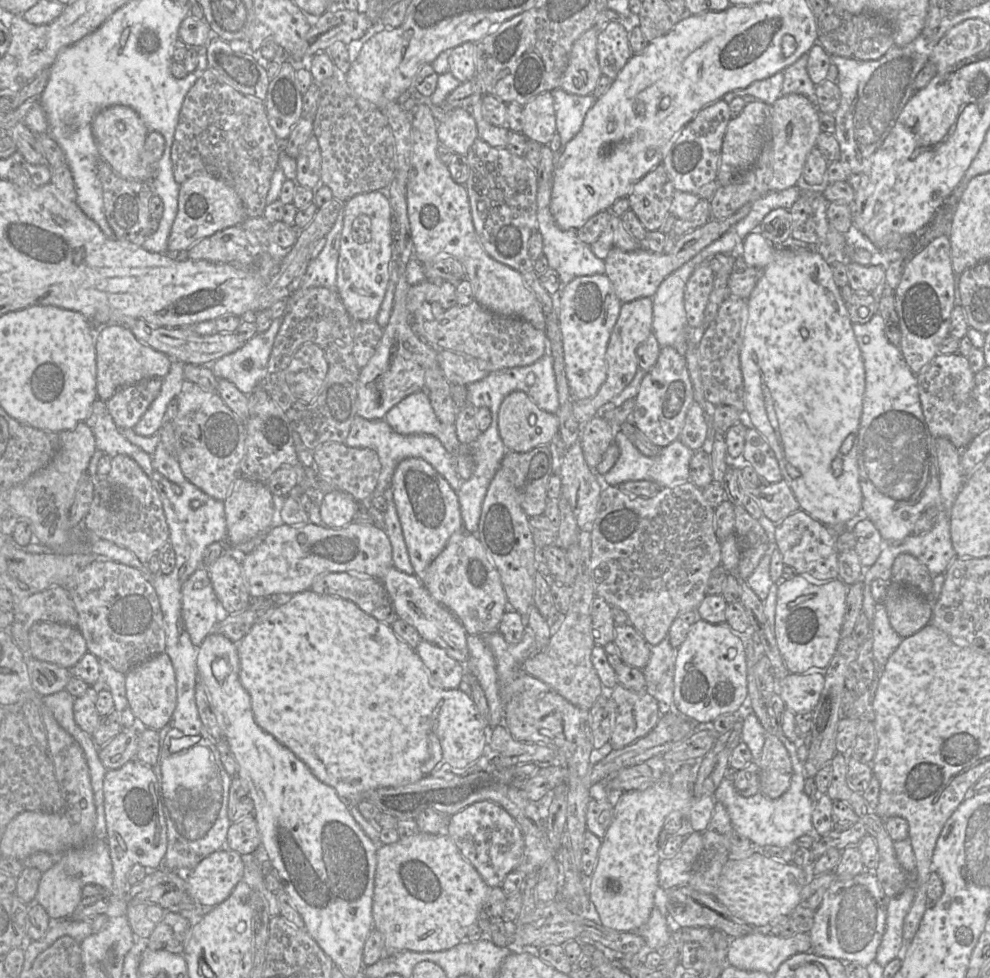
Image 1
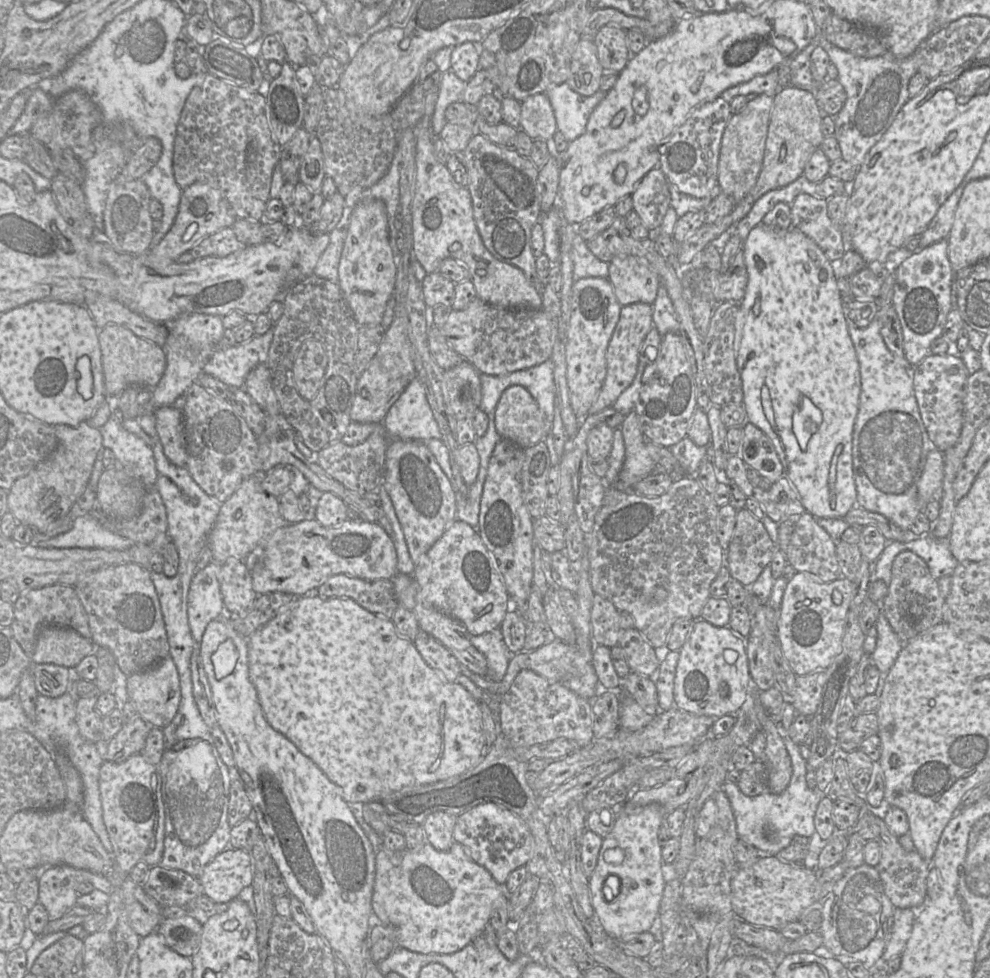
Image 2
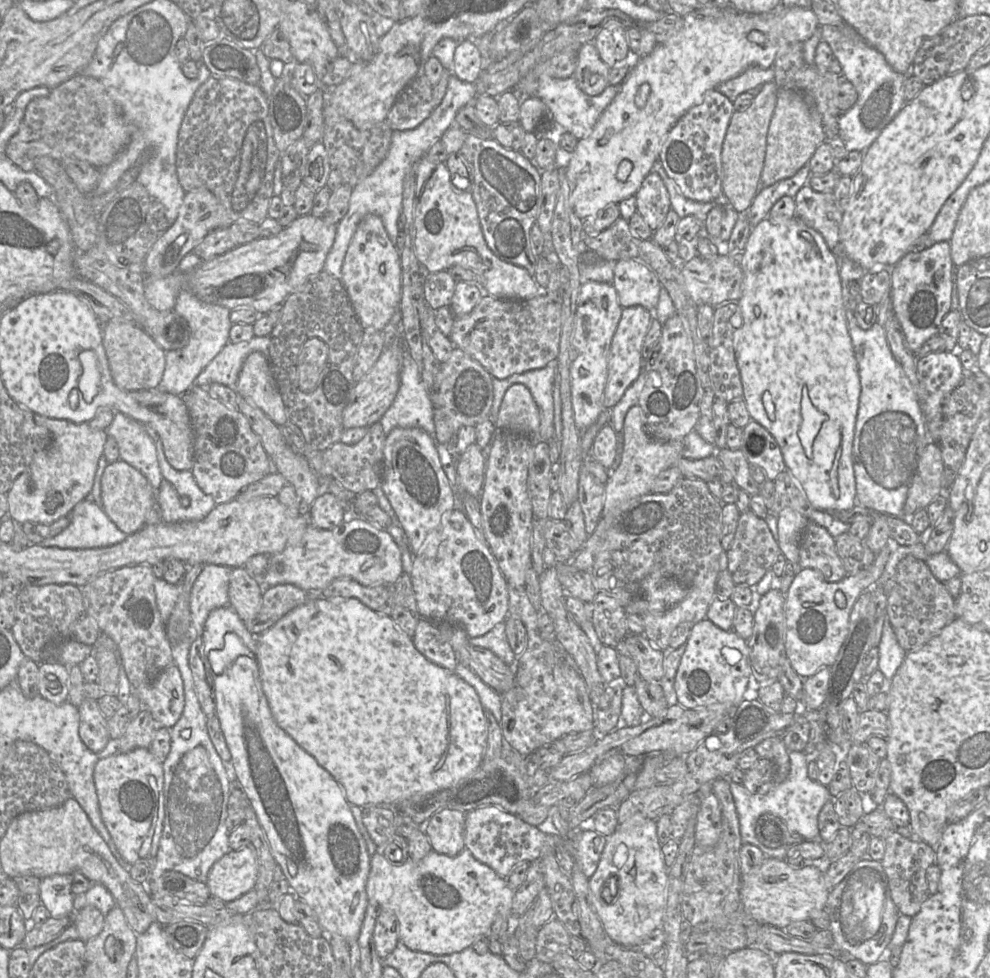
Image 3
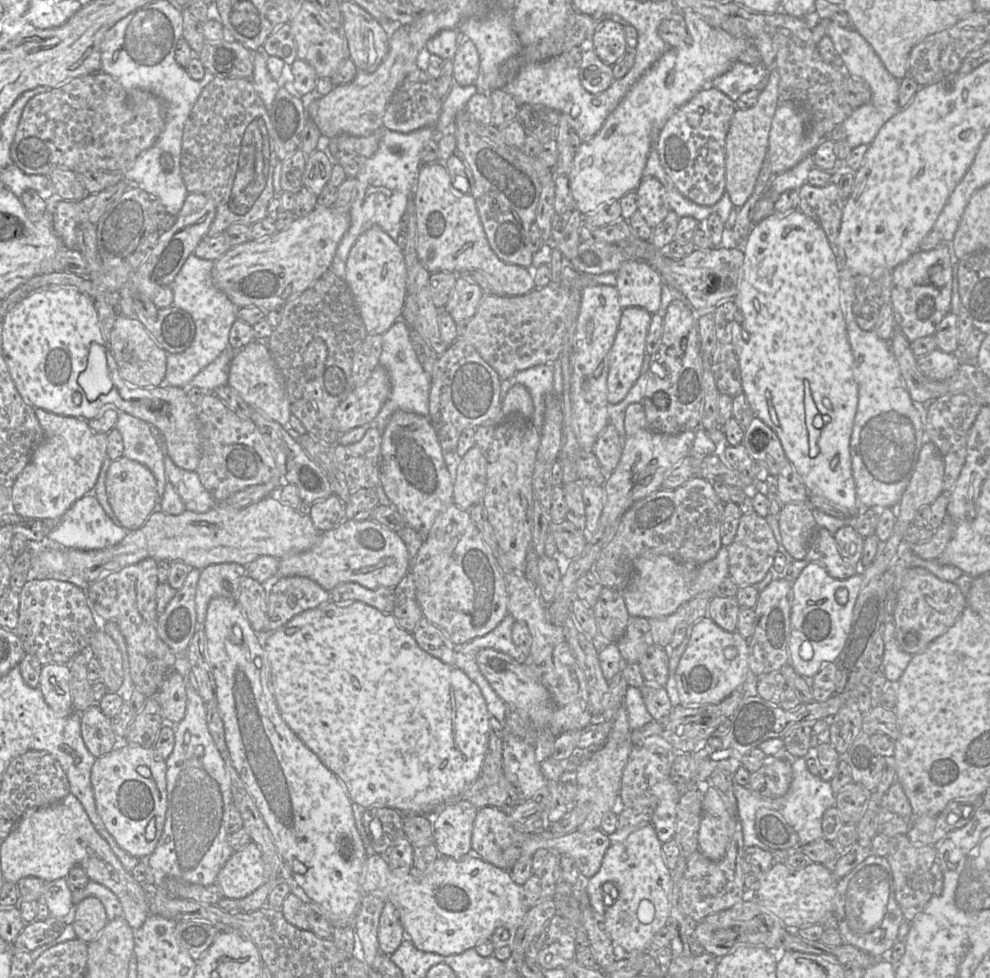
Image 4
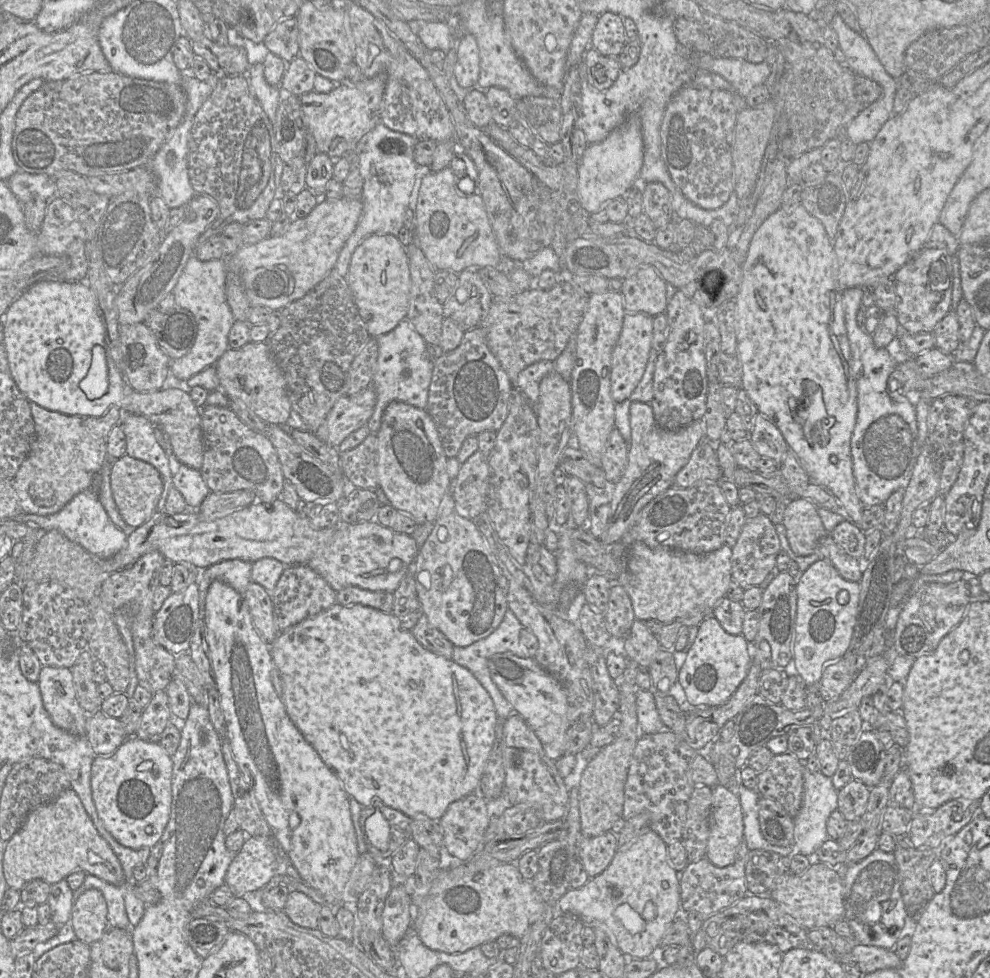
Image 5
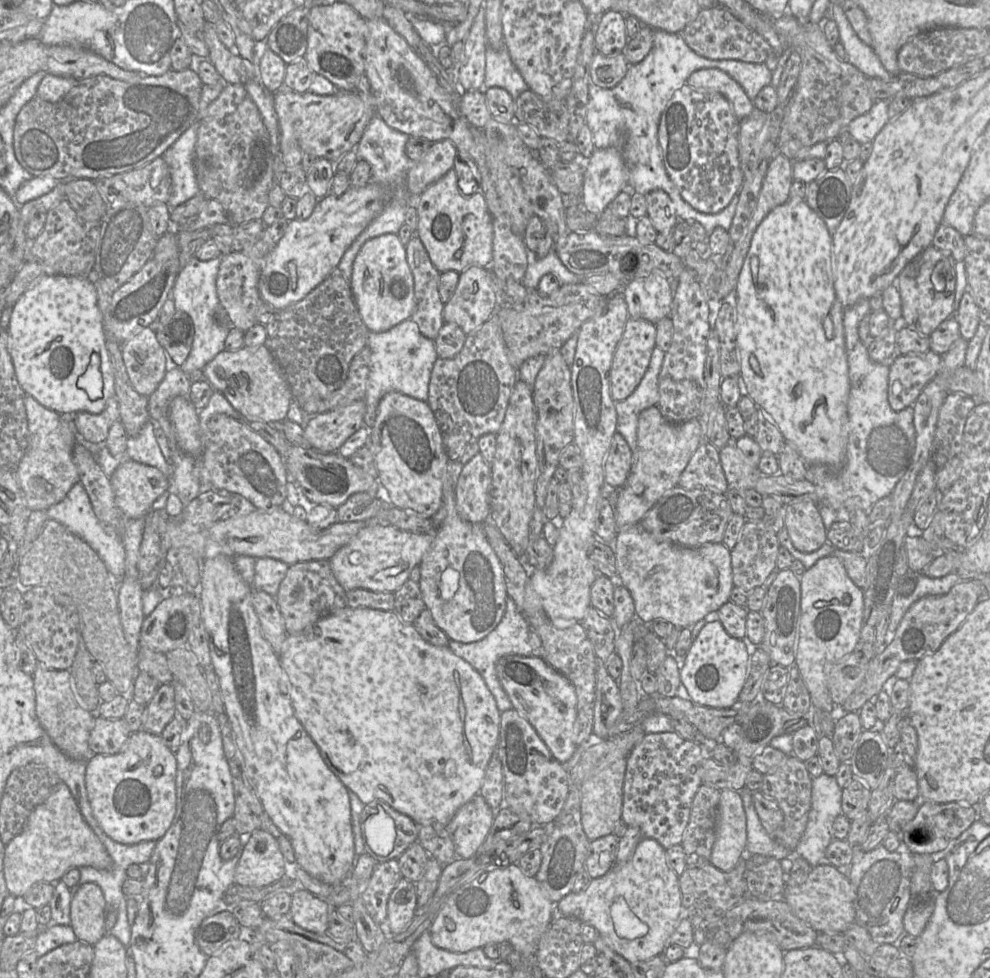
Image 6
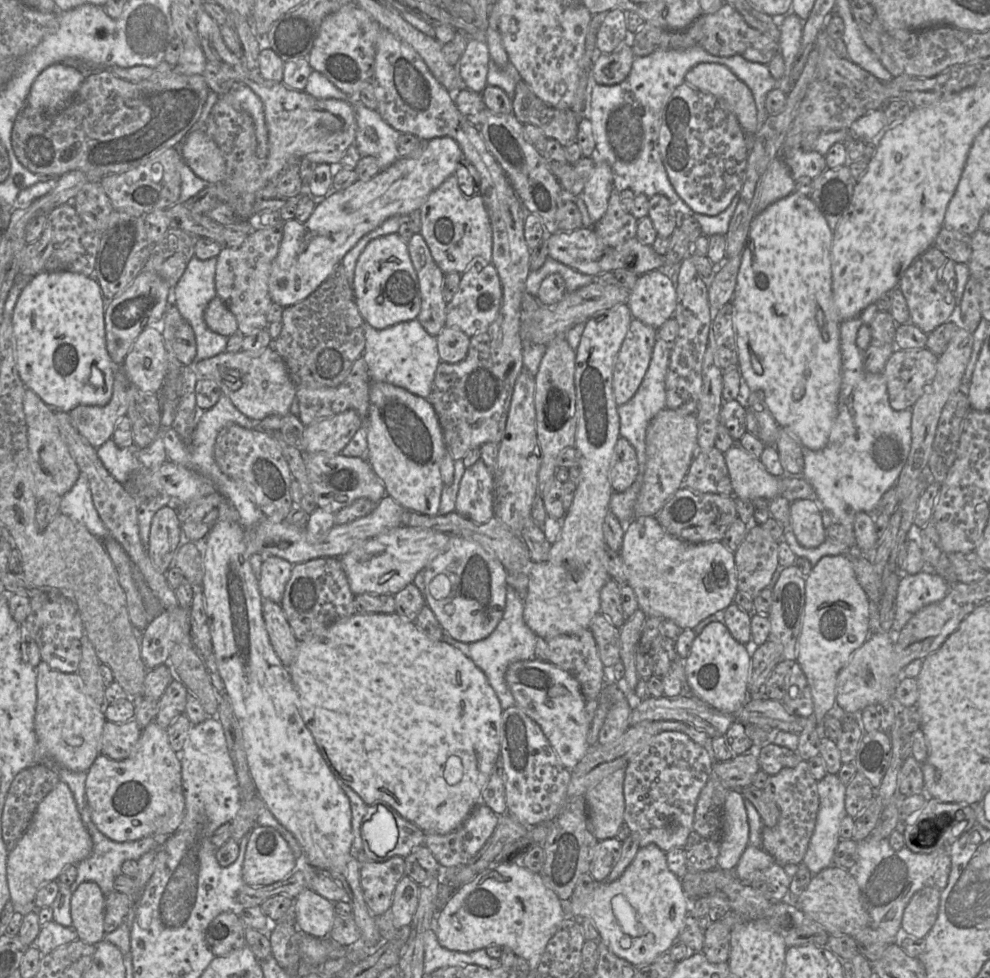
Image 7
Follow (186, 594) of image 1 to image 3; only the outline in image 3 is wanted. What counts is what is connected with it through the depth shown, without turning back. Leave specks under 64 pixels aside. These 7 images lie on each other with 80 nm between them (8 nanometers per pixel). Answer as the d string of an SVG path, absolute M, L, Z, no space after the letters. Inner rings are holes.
M206 564L190 594L191 636L201 636L209 613L229 605L228 587L232 568Z

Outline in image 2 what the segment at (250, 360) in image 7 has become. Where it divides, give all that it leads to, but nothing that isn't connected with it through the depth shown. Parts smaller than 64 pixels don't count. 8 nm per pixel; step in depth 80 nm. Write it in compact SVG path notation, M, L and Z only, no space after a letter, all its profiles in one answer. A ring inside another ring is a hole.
M259 364L249 372L243 389L266 414L281 413L267 364Z

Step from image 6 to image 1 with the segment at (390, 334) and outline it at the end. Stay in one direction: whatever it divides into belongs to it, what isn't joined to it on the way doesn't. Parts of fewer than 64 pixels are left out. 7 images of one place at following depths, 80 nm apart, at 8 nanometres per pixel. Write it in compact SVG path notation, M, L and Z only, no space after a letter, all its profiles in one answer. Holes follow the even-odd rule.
M425 391L405 397L386 413L384 420L402 435L435 436L454 458L464 447L457 438L455 426L447 426L439 421Z

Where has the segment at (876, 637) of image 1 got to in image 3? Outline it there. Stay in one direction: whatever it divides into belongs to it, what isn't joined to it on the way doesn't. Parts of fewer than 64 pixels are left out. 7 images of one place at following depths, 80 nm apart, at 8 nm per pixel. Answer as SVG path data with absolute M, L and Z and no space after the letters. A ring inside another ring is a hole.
M885 618L884 620L878 650L878 669L884 674L887 681L892 683L906 659L907 652L900 646L889 618Z

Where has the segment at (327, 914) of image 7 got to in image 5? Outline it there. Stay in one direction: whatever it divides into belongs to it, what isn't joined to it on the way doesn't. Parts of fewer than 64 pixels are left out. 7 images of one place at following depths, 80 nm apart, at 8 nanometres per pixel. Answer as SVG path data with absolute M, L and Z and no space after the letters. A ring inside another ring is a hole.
M291 891L283 910L295 924L309 929L318 929L321 908L319 903L305 893Z

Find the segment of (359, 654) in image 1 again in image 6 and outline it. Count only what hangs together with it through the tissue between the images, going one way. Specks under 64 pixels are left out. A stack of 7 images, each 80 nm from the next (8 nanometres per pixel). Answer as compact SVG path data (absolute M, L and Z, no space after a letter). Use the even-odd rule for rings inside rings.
M346 607L343 610L338 611L335 614L332 614L326 618L321 619L317 623L315 623L311 628L306 631L303 631L298 634L290 634L288 635L286 646L283 652L279 655L282 666L287 673L289 683L291 686L291 702L294 714L304 728L306 733L309 735L313 743L318 748L320 755L327 765L327 767L343 782L343 784L354 791L357 796L361 799L364 804L370 803L379 803L375 802L375 800L383 800L389 803L394 809L397 811L407 815L417 824L429 824L429 823L441 823L446 826L457 810L470 801L475 795L480 793L480 789L483 783L484 775L486 768L489 764L491 756L494 750L497 748L499 743L499 735L500 735L500 722L501 722L501 712L498 710L495 698L489 688L487 687L482 676L464 659L456 656L448 646L445 647L437 647L426 642L420 634L416 631L413 624L404 623L397 613L393 611L382 611L370 608L350 608Z

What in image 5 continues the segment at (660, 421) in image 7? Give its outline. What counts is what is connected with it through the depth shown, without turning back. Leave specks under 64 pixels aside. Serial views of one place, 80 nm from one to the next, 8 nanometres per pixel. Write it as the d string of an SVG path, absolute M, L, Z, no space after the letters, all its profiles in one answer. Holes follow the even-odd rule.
M649 403L630 405L631 441L628 464L622 477L610 485L610 514L603 534L598 538L604 545L619 542L636 522L642 509L656 496L673 485L676 474L684 467L698 444L705 439L705 422L694 421L682 429L669 431L655 421Z

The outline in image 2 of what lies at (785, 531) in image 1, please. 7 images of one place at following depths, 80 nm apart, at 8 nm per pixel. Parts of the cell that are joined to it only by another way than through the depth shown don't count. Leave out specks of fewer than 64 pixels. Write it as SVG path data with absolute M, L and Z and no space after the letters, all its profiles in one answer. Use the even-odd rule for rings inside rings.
M804 512L794 519L794 530L789 545L785 552L785 558L797 572L810 572L817 575L823 582L832 582L844 578L836 556L836 540L818 525L815 517Z

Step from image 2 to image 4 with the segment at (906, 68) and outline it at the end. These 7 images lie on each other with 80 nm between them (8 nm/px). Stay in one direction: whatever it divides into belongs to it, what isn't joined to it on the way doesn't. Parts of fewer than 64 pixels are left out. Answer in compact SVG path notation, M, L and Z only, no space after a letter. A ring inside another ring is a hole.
M830 21L826 35L830 37L836 53L842 58L846 73L863 79L870 86L872 92L870 101L855 108L842 123L846 131L846 141L852 149L861 144L869 145L884 123L900 110L898 103L900 80L885 68L872 46L854 28L844 28Z

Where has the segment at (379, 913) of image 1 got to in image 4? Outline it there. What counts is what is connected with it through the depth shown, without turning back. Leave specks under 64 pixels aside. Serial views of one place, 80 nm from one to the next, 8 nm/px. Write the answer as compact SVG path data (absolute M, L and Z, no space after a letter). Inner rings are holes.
M473 852L460 860L439 856L420 877L414 877L410 873L395 874L382 855L367 856L360 876L360 886L363 895L376 895L397 907L405 934L418 950L443 956L460 954L475 948L479 943L490 939L495 929L500 926L507 929L519 928L531 908L525 906L522 885L512 880L509 870L496 867Z

